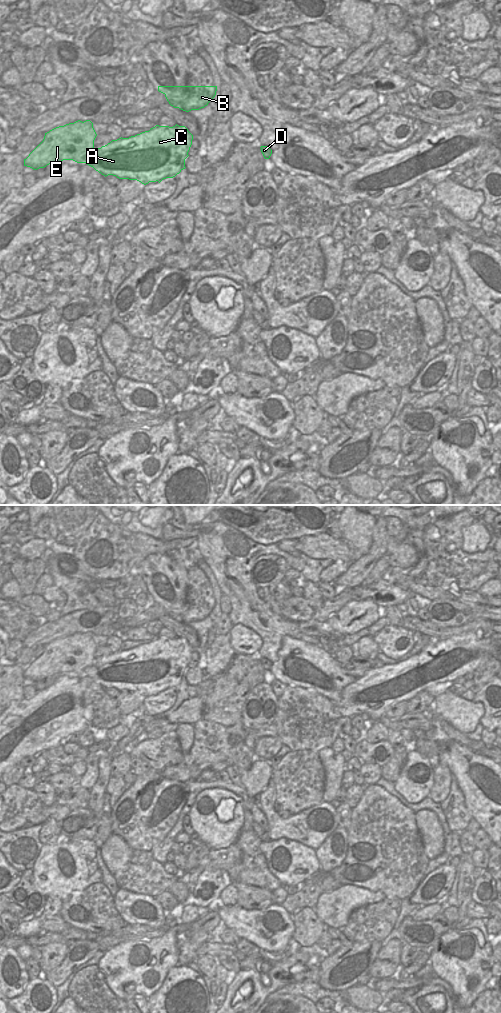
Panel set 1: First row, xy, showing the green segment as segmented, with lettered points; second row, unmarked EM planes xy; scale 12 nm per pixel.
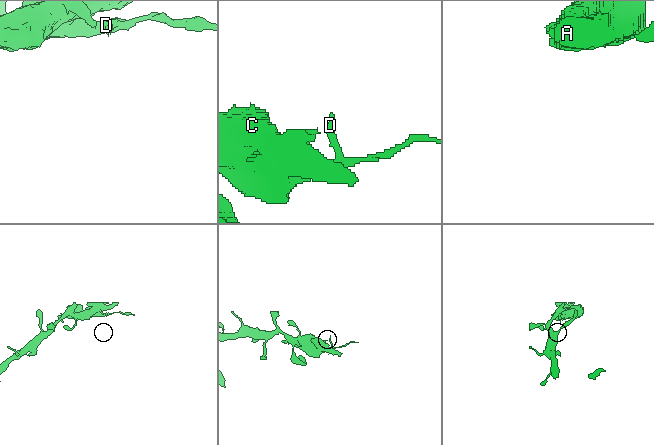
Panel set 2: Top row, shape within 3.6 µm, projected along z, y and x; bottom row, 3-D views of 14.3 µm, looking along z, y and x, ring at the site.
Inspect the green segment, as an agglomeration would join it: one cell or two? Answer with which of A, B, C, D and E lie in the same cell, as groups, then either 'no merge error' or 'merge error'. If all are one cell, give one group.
A B C D / E; merge error

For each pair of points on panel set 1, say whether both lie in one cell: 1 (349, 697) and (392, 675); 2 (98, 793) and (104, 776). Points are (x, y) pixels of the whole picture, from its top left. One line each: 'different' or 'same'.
1: same
2: same

